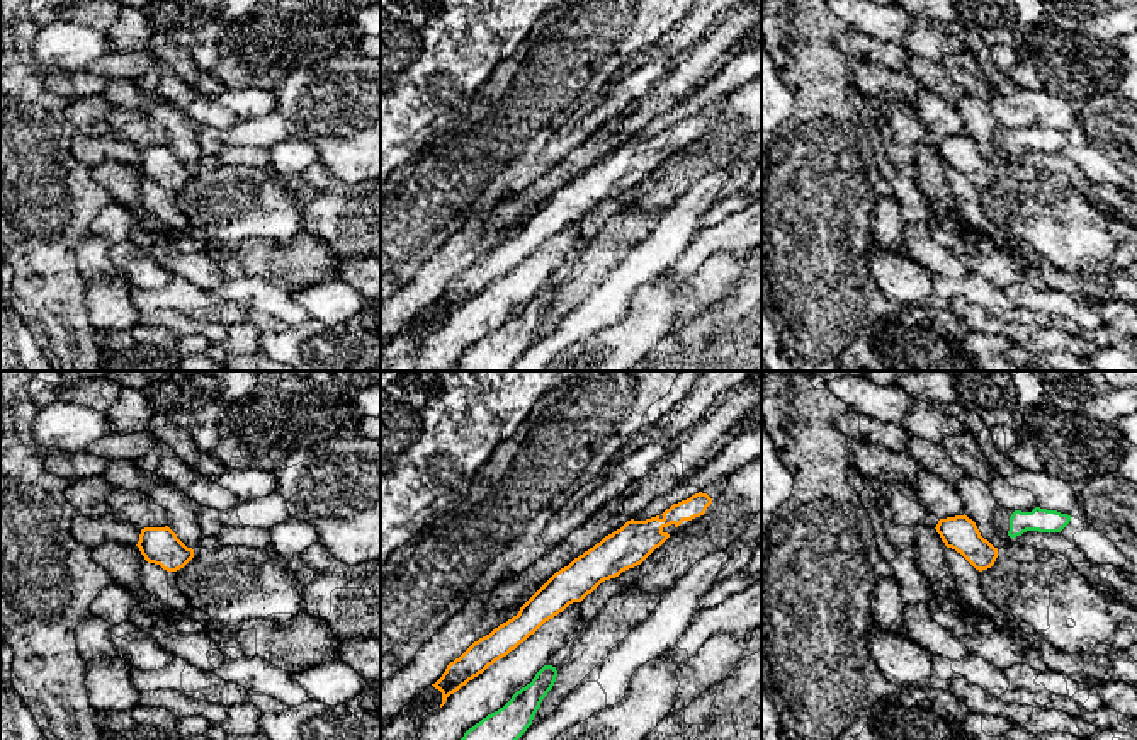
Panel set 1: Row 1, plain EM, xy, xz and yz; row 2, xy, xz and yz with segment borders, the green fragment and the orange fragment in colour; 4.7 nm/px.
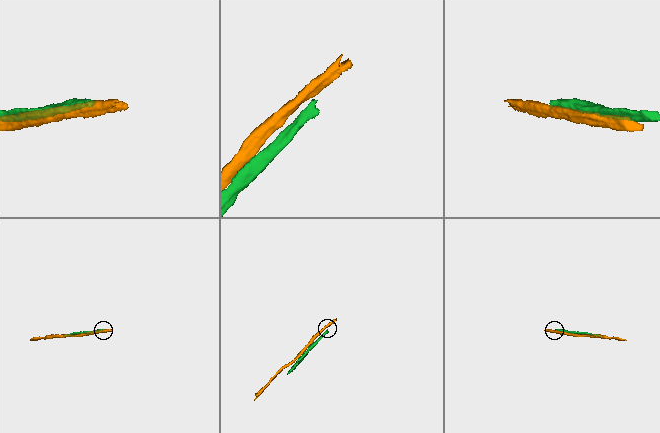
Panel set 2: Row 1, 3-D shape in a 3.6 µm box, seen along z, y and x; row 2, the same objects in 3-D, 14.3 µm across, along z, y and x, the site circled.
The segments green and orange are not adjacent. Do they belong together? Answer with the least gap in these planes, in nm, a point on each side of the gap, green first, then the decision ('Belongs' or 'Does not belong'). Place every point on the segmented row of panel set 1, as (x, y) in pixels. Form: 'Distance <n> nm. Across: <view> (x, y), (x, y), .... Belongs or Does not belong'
Distance 90 nm. Across: yz (1008, 535), (996, 548). Does not belong

